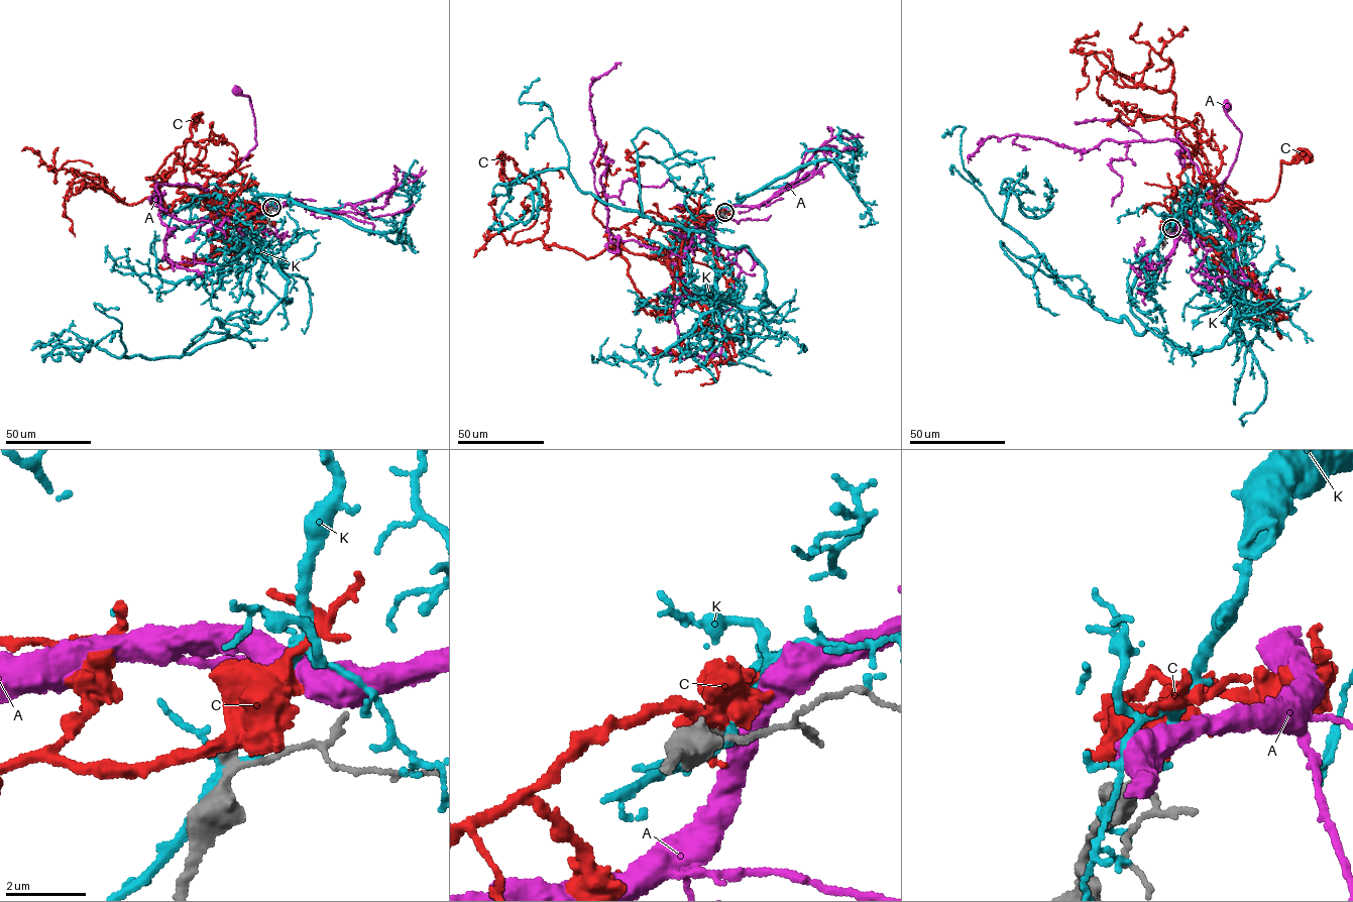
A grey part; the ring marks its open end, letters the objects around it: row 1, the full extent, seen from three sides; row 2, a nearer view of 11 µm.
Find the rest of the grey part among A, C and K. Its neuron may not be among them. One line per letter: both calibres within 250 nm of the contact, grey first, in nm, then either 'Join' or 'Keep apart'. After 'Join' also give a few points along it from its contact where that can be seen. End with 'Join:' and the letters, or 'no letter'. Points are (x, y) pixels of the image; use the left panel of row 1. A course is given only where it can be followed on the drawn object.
A: Thickness 240 nm (grey) against 440 nm. Join. Its course: (271, 207), (231, 207), (223, 203), (215, 193), (218, 181), (235, 167), (256, 143), (249, 97), (236, 90)
C: Thickness 320 nm (grey) against 650 nm. Keep apart
K: Thickness 280 nm (grey) against 220 nm. Keep apart
Join: A

